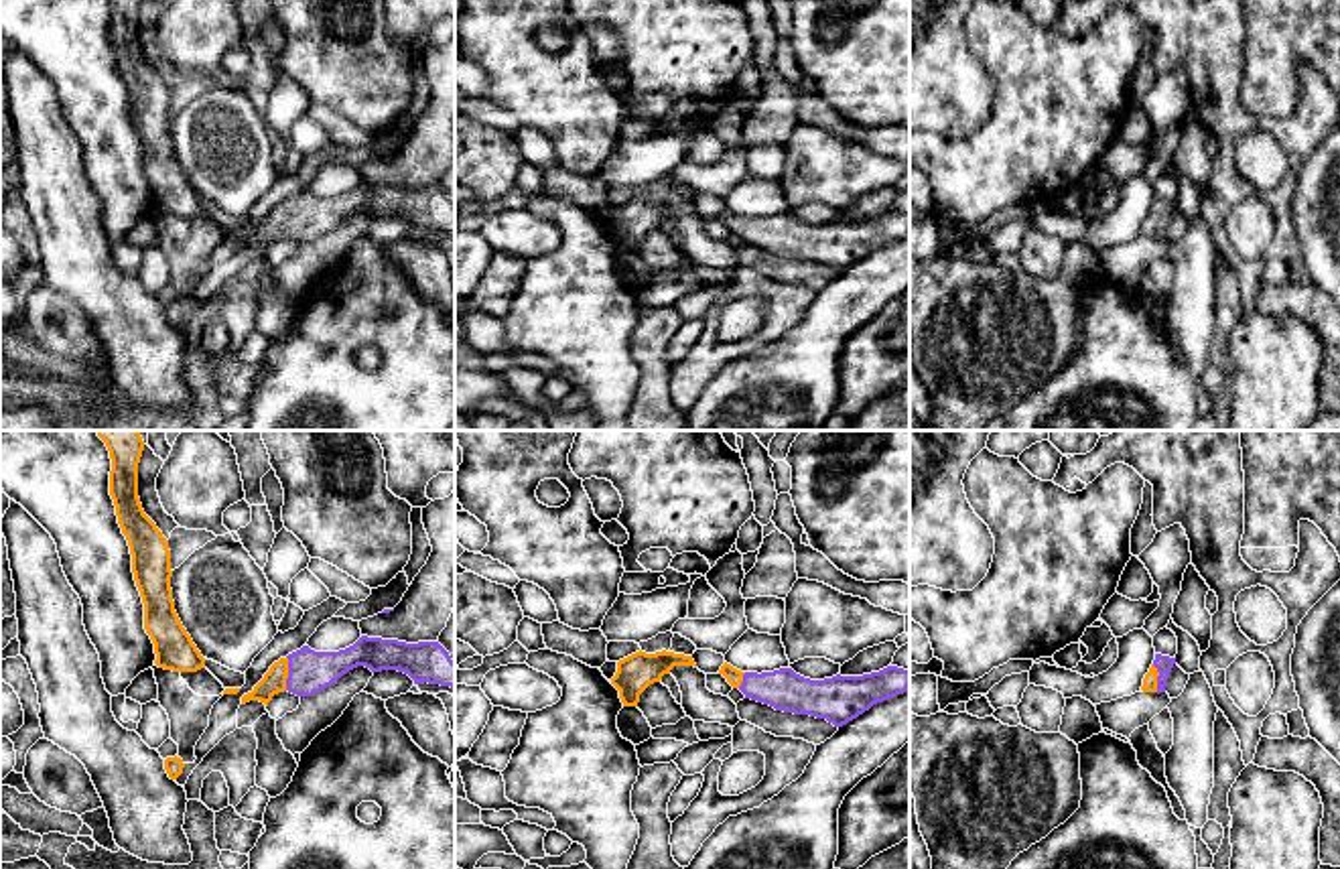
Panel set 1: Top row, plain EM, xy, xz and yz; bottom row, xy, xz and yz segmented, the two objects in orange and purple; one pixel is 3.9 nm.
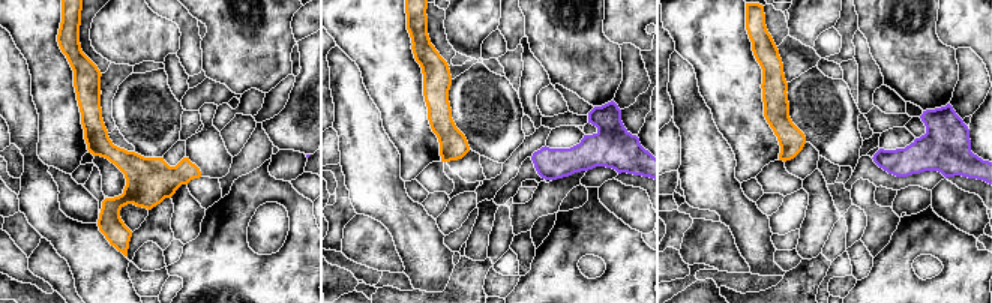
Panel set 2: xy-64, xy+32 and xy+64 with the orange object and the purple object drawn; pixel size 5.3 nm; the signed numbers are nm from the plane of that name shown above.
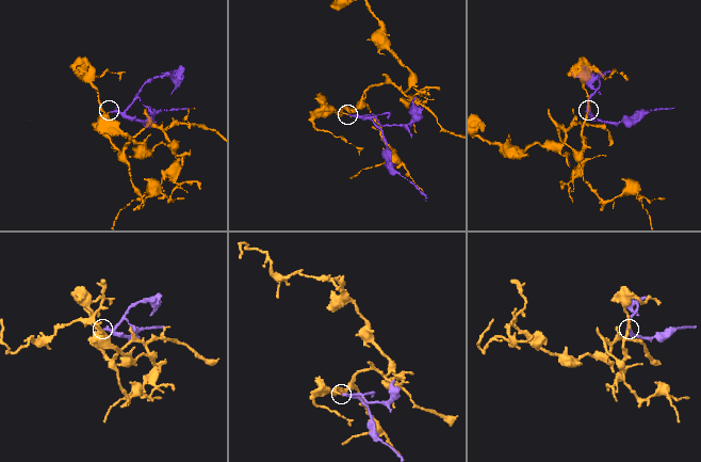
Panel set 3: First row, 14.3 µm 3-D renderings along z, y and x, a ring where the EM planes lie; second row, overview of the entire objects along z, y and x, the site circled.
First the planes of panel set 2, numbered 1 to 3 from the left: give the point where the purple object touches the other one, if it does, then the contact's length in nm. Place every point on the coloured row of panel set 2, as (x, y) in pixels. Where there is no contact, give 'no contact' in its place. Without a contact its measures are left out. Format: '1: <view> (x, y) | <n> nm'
1: no contact
2: no contact
3: no contact

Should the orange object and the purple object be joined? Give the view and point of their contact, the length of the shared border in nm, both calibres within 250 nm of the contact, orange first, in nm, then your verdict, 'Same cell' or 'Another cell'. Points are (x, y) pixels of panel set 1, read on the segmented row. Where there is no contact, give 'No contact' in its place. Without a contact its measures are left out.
Touches orange at xy (287, 673). Shared border 140 nm. Thickness 100 nm (orange) against 170 nm. Same cell

